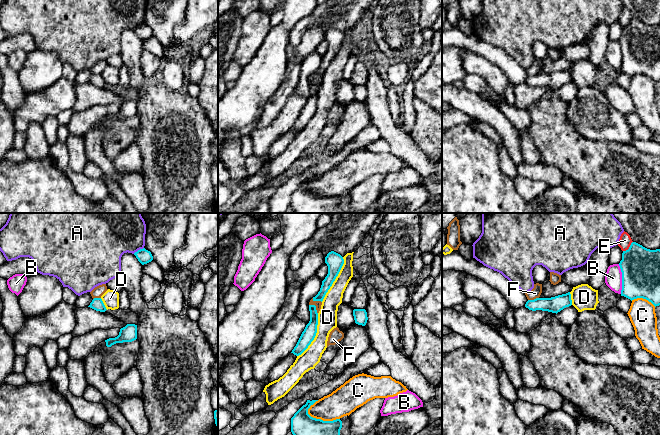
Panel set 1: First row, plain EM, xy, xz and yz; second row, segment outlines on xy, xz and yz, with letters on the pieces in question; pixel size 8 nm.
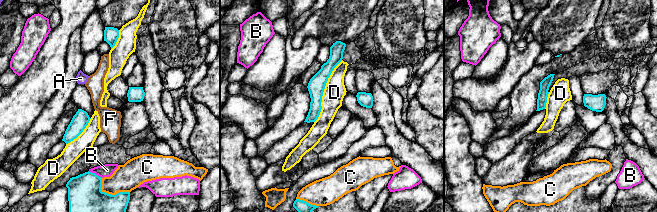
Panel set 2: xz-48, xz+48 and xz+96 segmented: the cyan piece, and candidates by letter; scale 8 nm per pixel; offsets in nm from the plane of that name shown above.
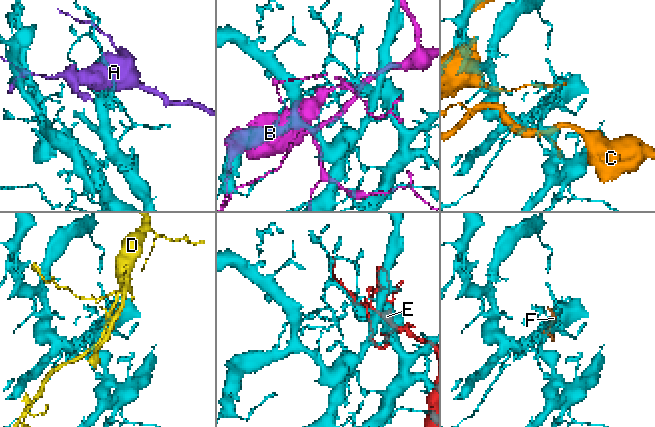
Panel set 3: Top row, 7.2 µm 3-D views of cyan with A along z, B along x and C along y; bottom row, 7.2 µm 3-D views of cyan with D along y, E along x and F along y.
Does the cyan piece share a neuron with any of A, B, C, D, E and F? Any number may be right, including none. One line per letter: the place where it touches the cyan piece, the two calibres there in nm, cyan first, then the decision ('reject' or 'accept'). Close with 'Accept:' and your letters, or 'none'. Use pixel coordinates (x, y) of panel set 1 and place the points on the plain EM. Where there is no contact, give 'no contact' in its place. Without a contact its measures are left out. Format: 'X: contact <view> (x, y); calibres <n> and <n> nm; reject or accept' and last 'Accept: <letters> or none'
A: contact xy (138, 26); calibres 120 and 300 nm; reject
B: contact yz (622, 55); calibres 320 and 140 nm; reject
C: contact xz (322, 196); calibres 300 and 220 nm; reject
D: contact xz (315, 111); calibres 110 and 160 nm; reject
E: contact yz (629, 23); calibres 320 and 100 nm; reject
F: contact xz (315, 83); calibres 110 and 50 nm; reject
Accept: none

